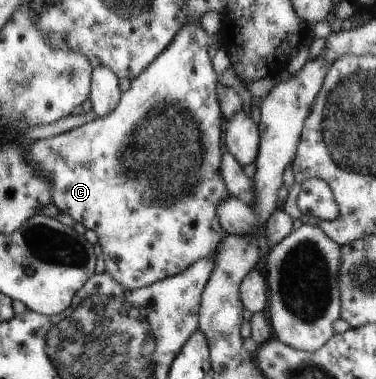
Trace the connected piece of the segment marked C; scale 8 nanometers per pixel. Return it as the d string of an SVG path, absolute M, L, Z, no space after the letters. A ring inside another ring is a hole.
M196 22L186 24L162 55L158 56L137 79L131 80L130 88L122 94L121 101L114 111L62 134L36 140L25 150L26 160L30 164L34 162L36 164L34 168L38 168L38 172L42 170L42 174L46 174L46 180L50 180L50 184L53 185L52 204L56 205L61 213L70 215L76 223L83 224L87 229L96 232L99 239L98 247L106 264L106 272L126 290L132 291L185 272L186 268L193 267L198 260L208 258L217 252L221 241L227 236L221 226L218 208L230 198L231 193L222 173L223 161L220 160L222 158L222 118L220 118L221 104L218 104L218 98L216 98L218 76L208 56L210 46L219 44L220 38L222 38L220 33L206 34L201 24Z

